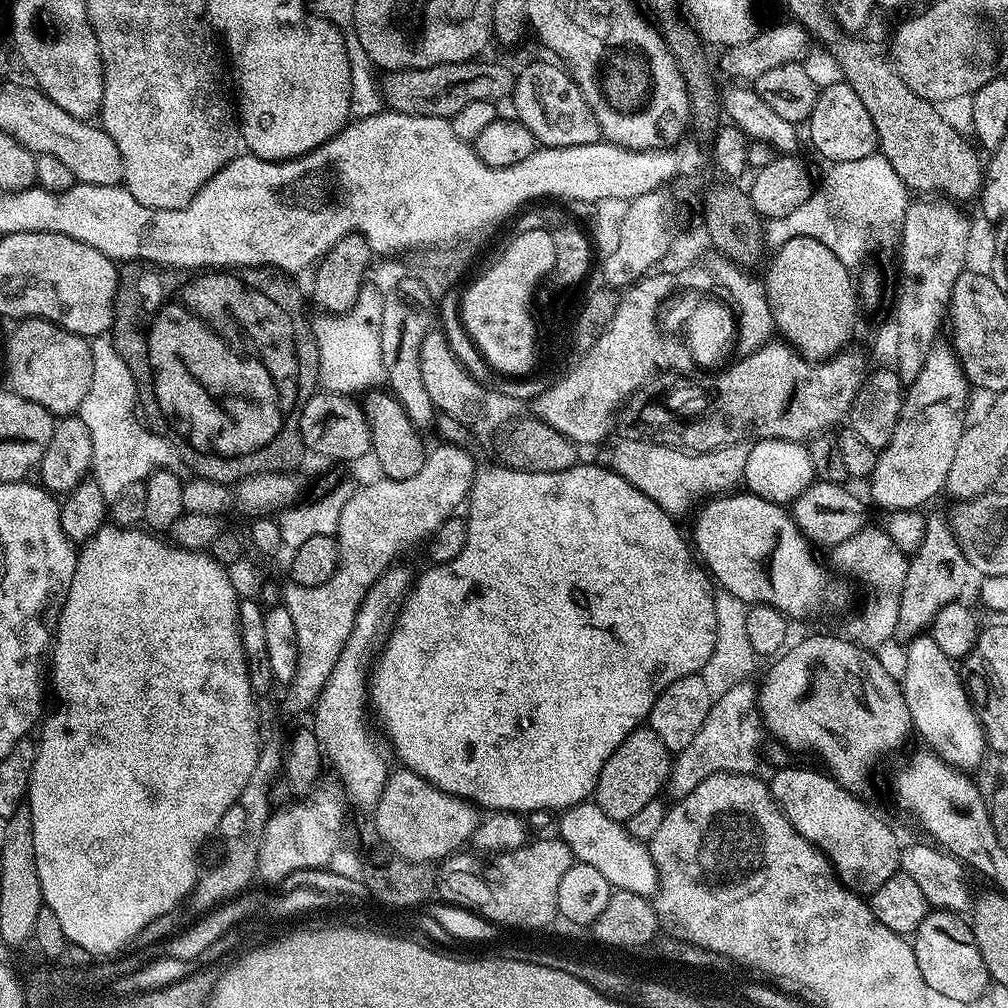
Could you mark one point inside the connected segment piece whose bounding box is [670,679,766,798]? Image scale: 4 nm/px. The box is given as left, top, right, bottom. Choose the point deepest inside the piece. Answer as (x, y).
(731, 740)

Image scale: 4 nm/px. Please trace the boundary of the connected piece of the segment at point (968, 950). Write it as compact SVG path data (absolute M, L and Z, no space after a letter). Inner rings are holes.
M929 911L928 916L917 926L911 945L918 970L922 970L922 978L926 978L926 985L931 989L964 1003L982 999L989 991L990 977L982 950L978 950L971 923L963 915Z

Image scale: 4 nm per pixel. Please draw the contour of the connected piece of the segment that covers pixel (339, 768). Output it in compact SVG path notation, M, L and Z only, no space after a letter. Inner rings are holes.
M396 566L385 572L380 583L375 584L366 594L356 615L354 630L350 630L350 638L338 658L338 666L334 666L322 694L316 699L316 721L310 724L327 763L329 760L336 767L336 772L344 783L343 791L349 797L357 796L368 802L374 802L382 794L384 783L390 775L390 767L388 768L388 760L384 757L379 742L372 737L372 728L368 725L370 696L367 691L364 693L364 679L369 679L370 669L378 653L388 644L389 637L393 634L402 608L401 601L405 599L409 584L410 580L408 582L404 577L403 570Z

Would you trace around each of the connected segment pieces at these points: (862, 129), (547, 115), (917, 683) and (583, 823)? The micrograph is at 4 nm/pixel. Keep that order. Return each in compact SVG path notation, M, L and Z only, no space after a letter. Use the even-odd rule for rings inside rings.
M843 82L837 84L828 84L819 89L814 110L806 122L808 136L812 139L812 144L816 147L816 152L820 156L825 156L828 162L837 164L838 162L855 162L857 158L866 158L877 151L876 131L874 122L870 122L870 113L866 111L866 106L862 106L862 98L854 94L854 90Z
M536 60L518 72L510 97L510 104L516 107L515 119L523 122L530 134L534 134L534 138L546 148L601 143L602 133L594 110L572 79L571 72L557 64L551 64L548 60Z
M919 634L907 641L908 653L904 656L902 691L910 710L912 727L925 740L925 745L939 752L948 763L961 770L972 767L986 753L984 728L964 687L957 665L934 642L931 634Z
M594 802L576 804L559 813L559 839L570 846L573 857L586 866L602 873L613 889L652 898L660 887L660 874L649 845L639 836L632 836L621 821L610 818Z

